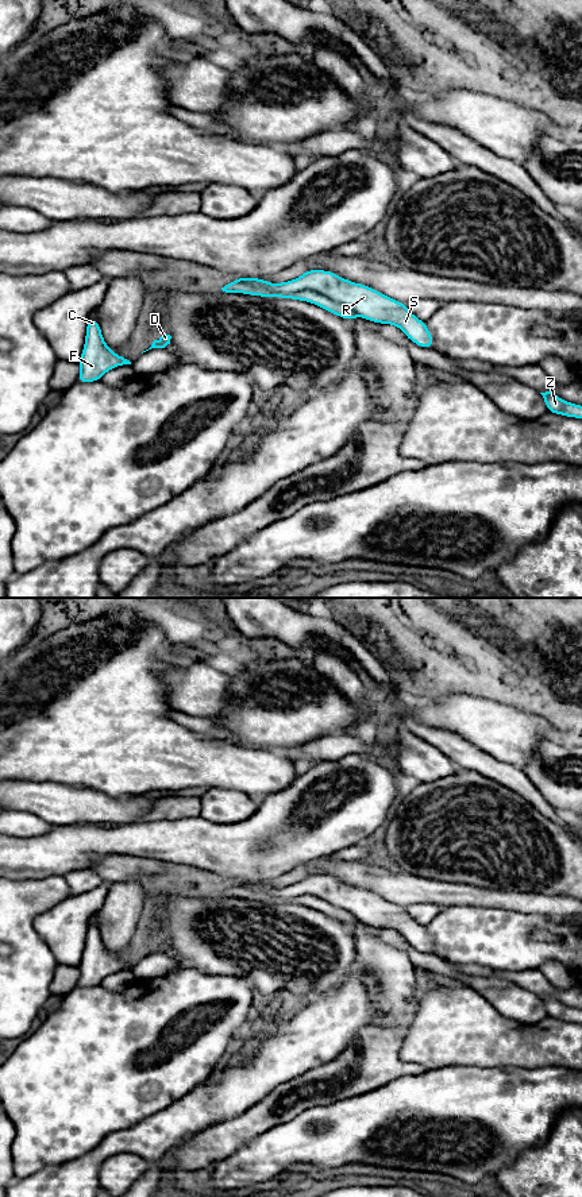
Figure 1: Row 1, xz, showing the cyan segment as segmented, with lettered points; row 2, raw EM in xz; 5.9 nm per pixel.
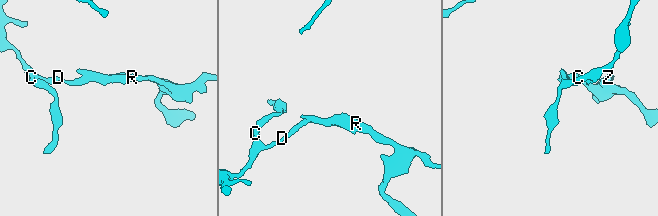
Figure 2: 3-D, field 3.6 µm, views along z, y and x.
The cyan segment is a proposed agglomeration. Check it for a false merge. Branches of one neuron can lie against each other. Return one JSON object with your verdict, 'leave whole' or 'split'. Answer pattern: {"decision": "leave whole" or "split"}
{"decision": "split"}

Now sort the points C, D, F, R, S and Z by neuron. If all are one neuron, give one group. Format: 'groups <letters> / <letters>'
groups C D F / R S Z

